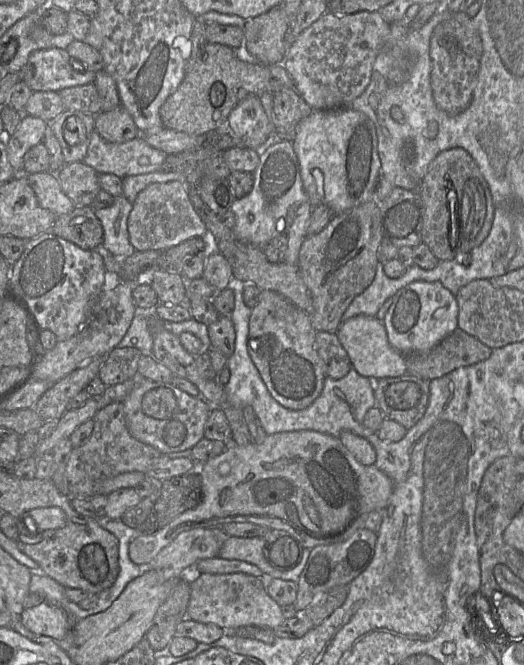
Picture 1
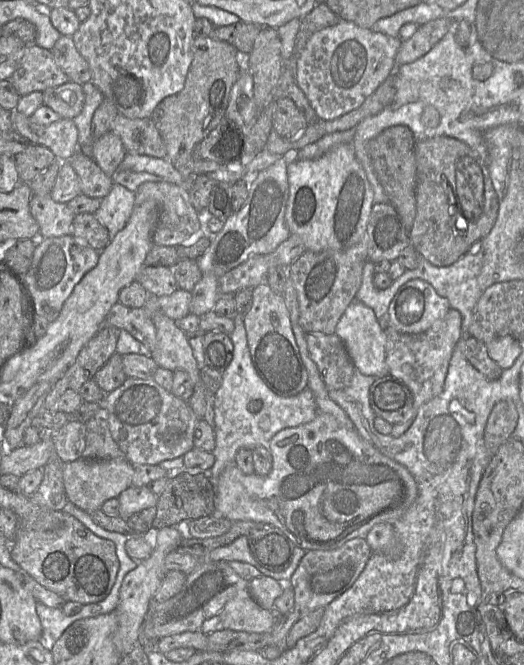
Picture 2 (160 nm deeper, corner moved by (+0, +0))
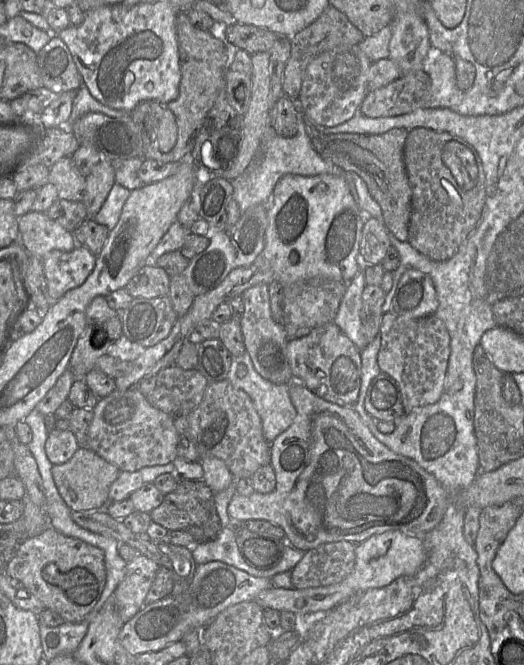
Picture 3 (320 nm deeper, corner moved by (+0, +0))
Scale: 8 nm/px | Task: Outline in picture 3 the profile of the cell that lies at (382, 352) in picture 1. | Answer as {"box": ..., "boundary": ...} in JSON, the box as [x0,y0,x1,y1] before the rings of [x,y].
{"box":[333,269,368,351],"boundary":[[[362,269],[347,283],[345,294],[333,321],[361,351],[368,345],[362,333],[360,317],[365,286],[364,269]]]}

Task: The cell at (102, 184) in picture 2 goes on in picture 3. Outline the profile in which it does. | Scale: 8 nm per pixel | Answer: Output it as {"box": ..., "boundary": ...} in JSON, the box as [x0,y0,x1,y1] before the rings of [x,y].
{"box":[48,157,85,201],"boundary":[[[71,157],[62,158],[49,168],[48,182],[56,187],[58,199],[83,201],[85,177],[76,170]]]}

